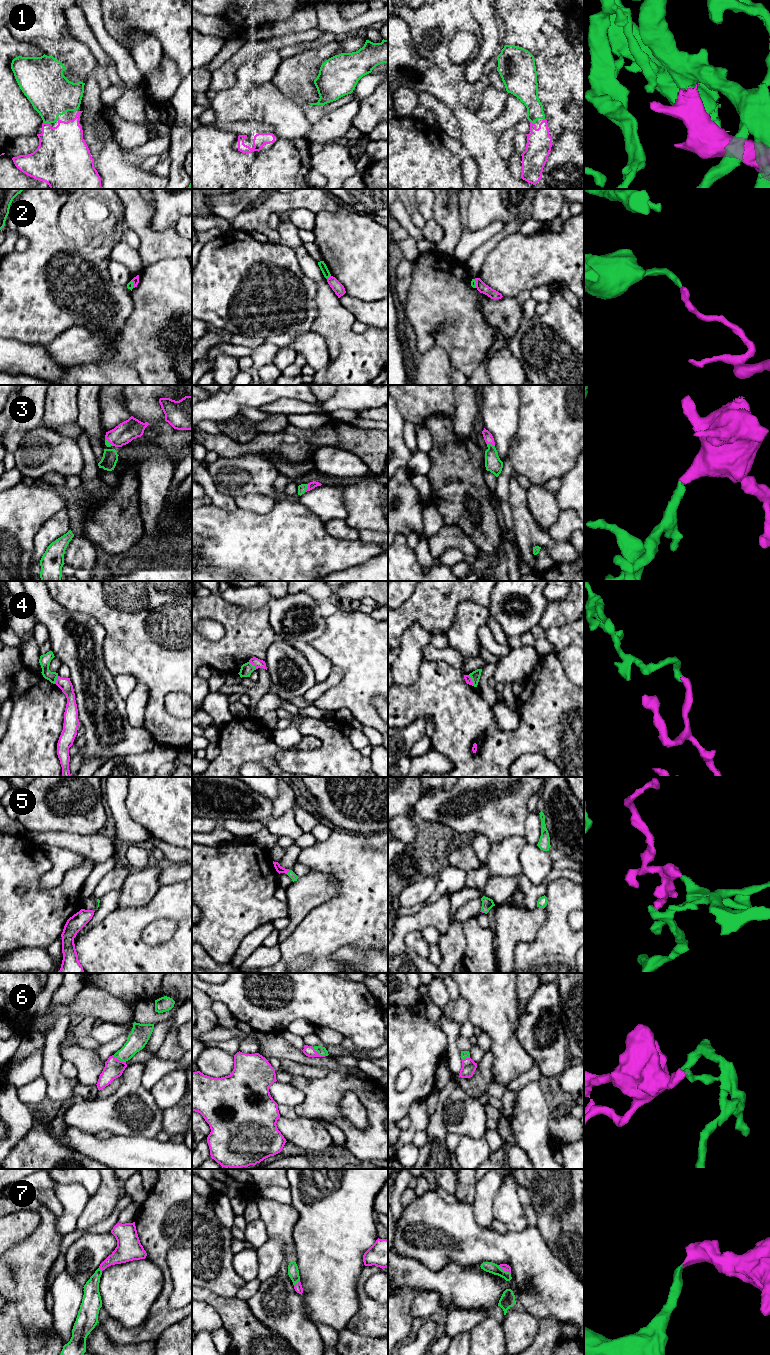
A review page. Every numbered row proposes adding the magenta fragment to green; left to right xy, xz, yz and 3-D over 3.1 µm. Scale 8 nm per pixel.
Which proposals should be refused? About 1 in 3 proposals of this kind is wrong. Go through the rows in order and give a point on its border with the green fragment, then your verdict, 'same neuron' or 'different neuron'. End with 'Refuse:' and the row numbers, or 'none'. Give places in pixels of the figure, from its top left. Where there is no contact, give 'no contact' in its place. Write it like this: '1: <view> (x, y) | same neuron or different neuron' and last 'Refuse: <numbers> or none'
1: xy (46, 122) | same neuron
2: xz (328, 277) | different neuron
3: xz (307, 487) | same neuron
4: yz (472, 680) | different neuron
5: xz (289, 871) | same neuron
6: xz (318, 1053) | same neuron
7: yz (503, 1270) | same neuron
Refuse: 2, 4

